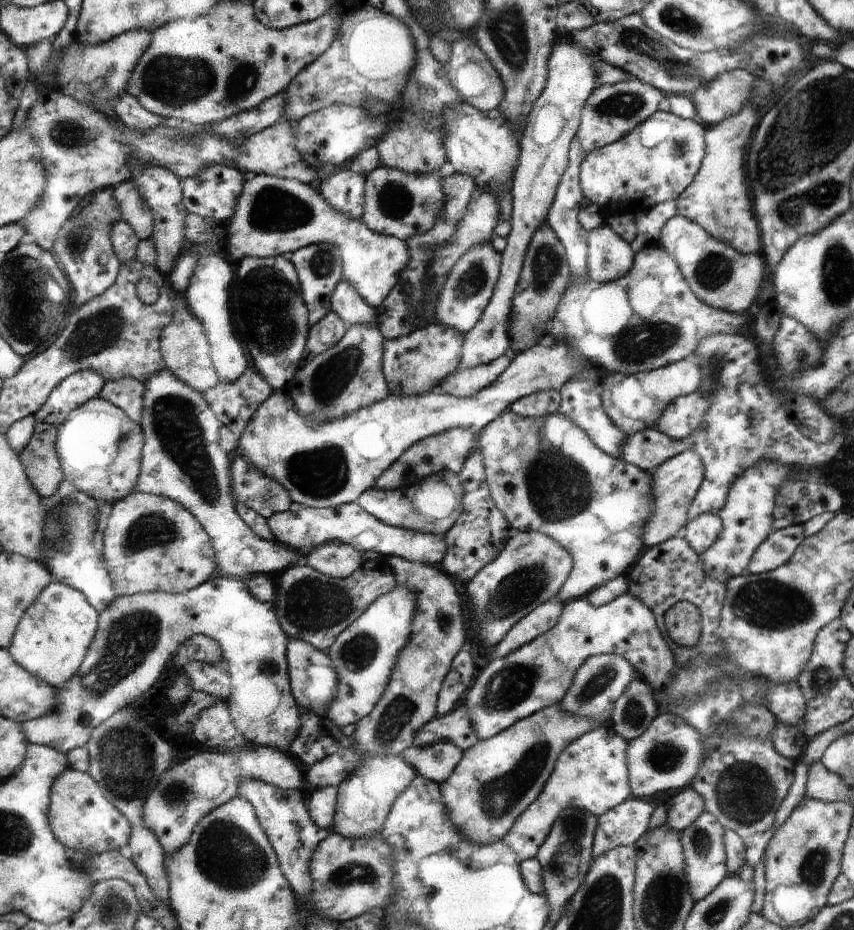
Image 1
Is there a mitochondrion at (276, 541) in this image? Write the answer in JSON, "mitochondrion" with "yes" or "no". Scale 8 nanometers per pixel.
{"mitochondrion":"no"}

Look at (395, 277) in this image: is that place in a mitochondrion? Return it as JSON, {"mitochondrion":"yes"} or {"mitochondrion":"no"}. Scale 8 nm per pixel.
{"mitochondrion":"no"}

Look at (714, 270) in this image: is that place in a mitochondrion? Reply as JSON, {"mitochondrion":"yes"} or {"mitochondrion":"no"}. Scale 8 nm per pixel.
{"mitochondrion":"yes"}

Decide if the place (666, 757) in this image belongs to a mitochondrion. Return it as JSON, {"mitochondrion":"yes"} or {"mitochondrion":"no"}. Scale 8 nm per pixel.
{"mitochondrion":"yes"}

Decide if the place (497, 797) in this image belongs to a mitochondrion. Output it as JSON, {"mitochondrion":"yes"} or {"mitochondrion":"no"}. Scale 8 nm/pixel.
{"mitochondrion":"yes"}

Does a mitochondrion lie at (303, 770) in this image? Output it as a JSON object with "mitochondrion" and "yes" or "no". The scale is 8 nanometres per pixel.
{"mitochondrion":"no"}

